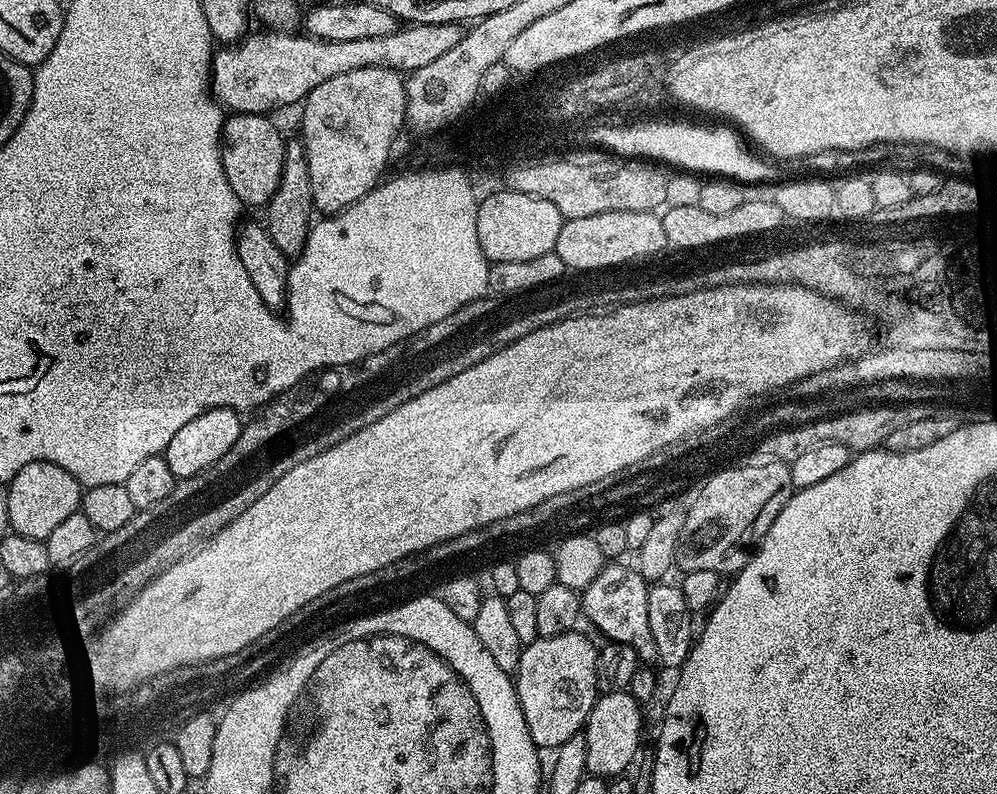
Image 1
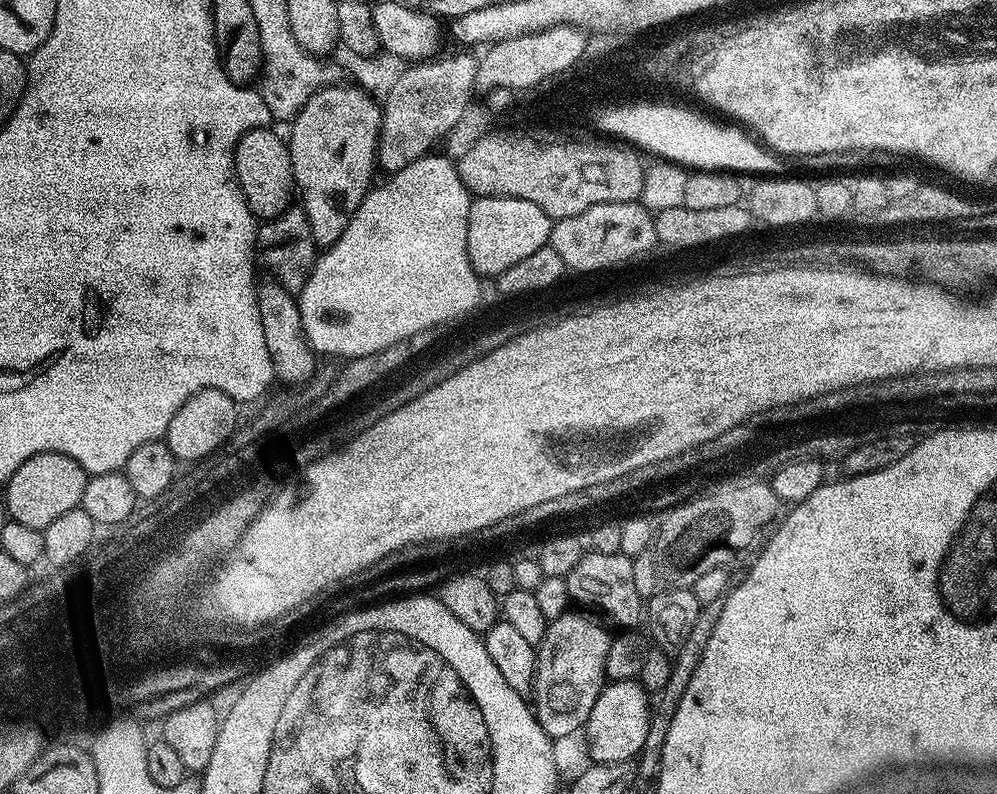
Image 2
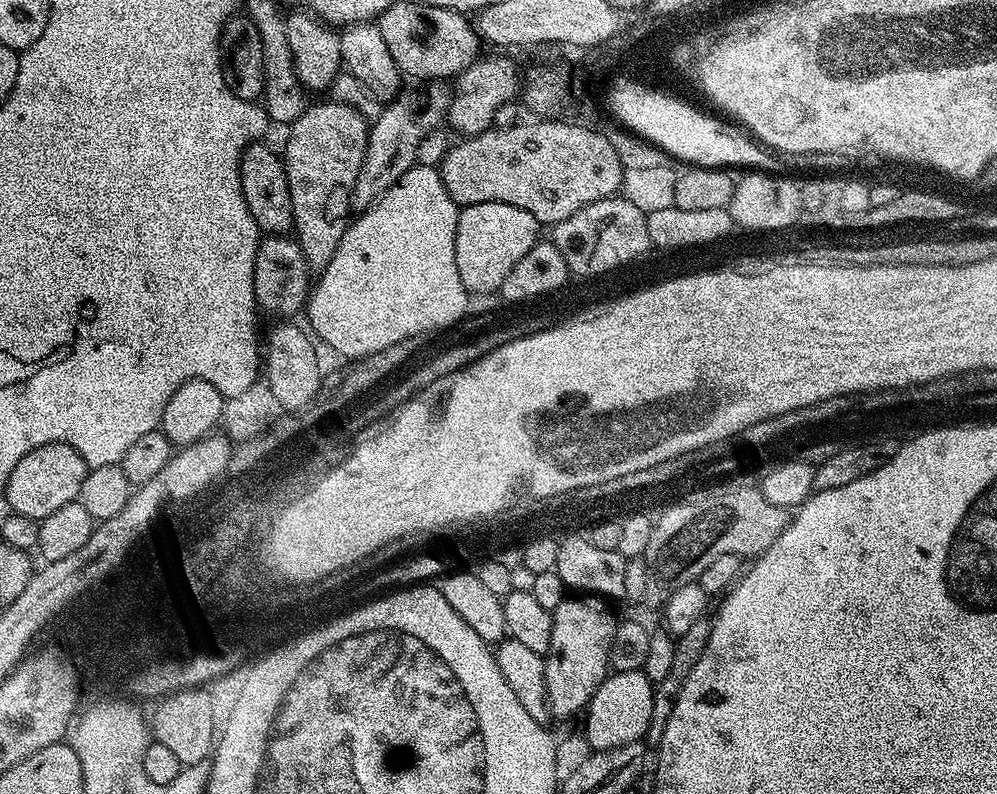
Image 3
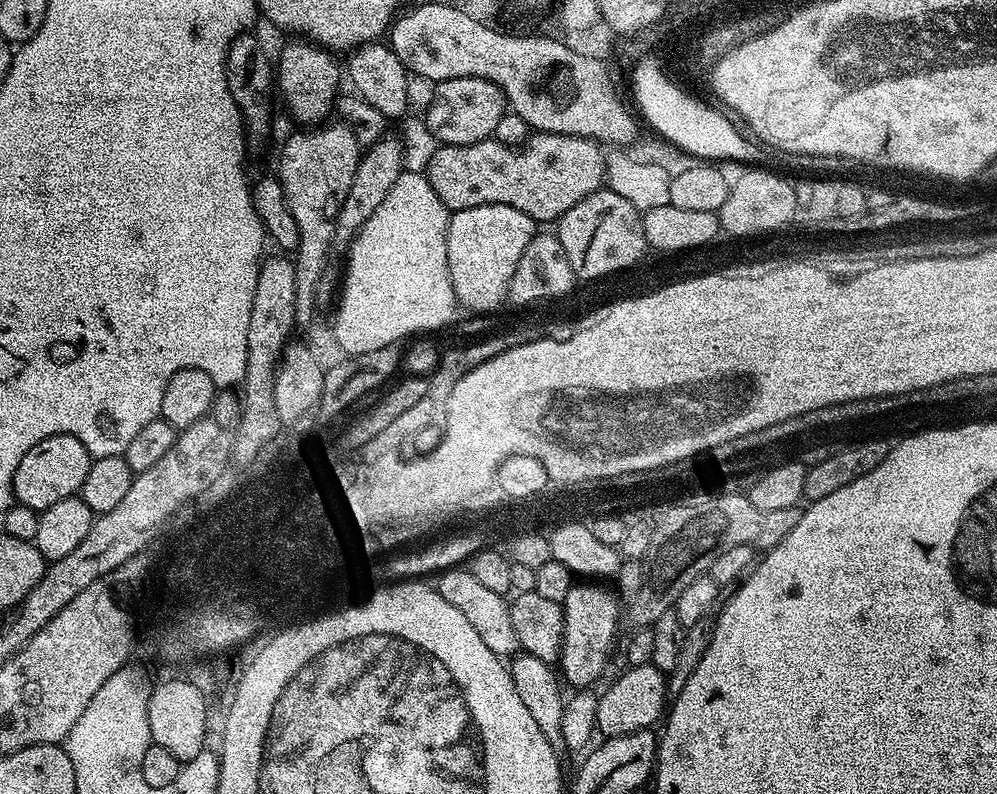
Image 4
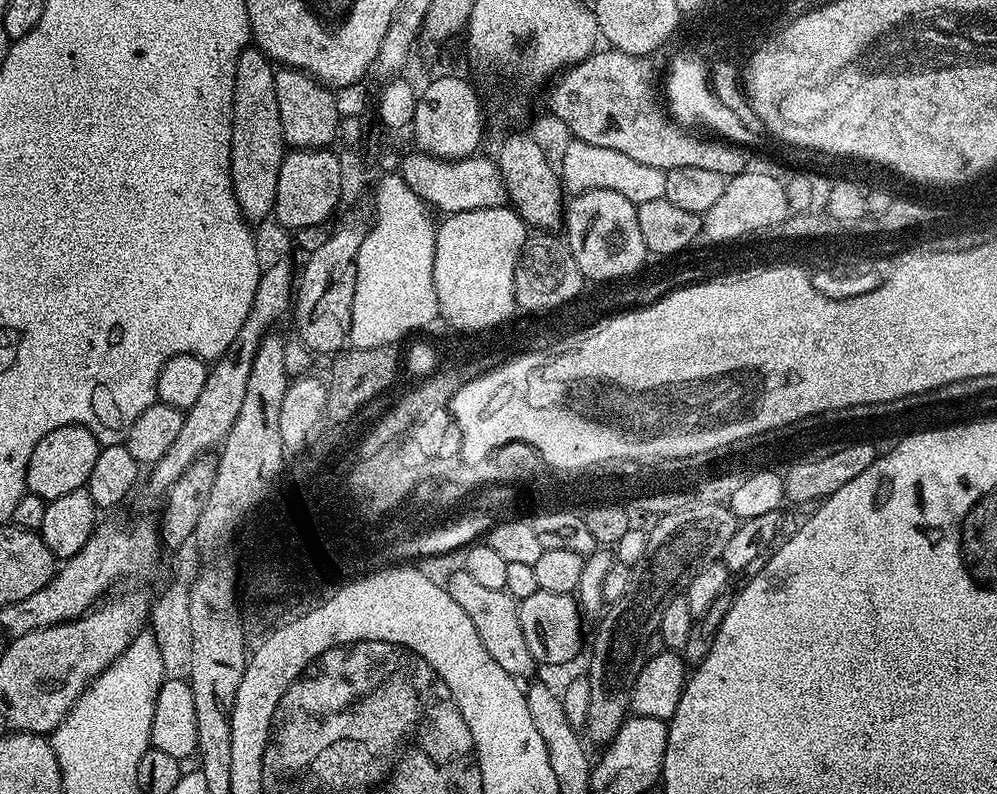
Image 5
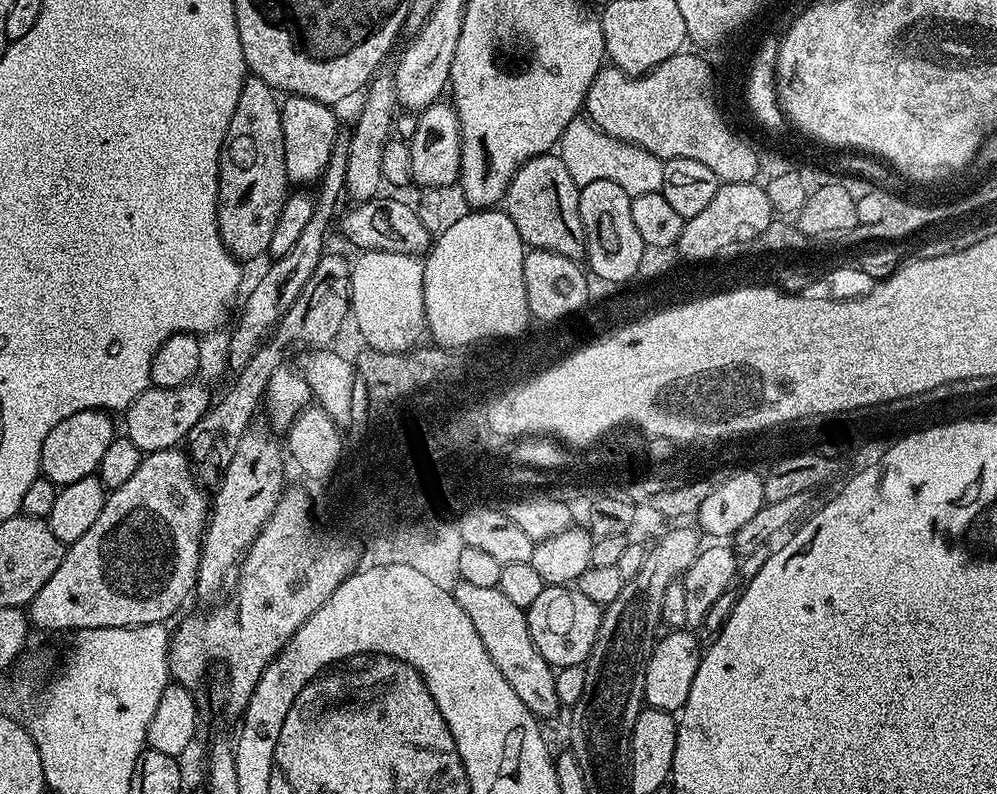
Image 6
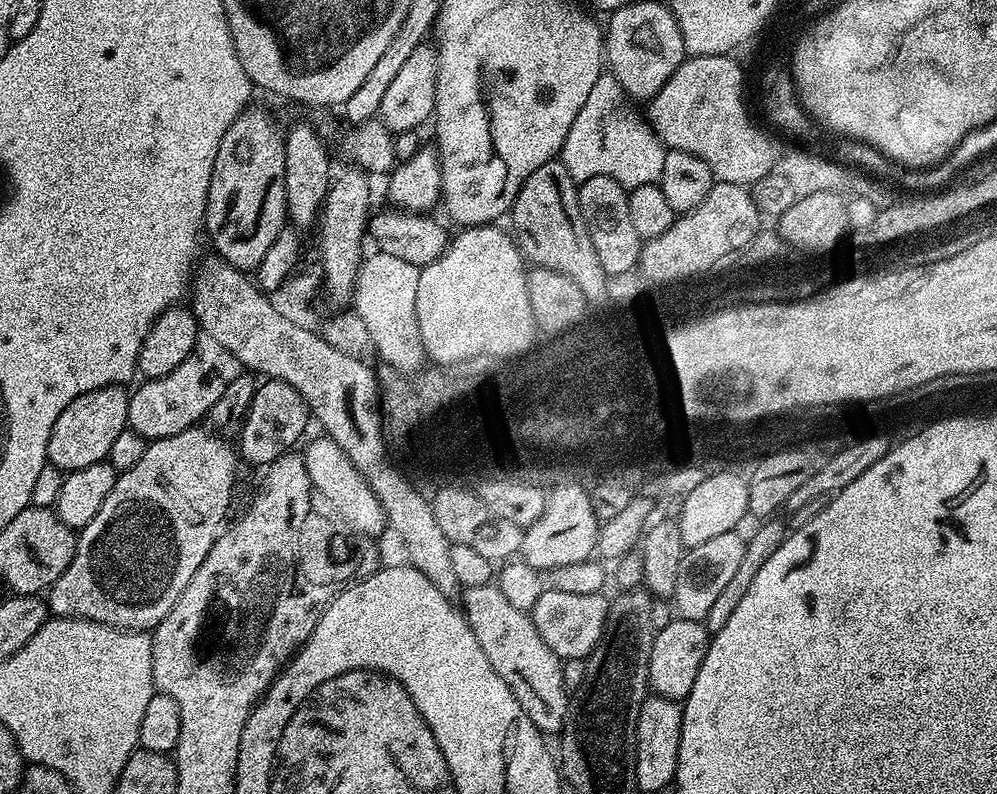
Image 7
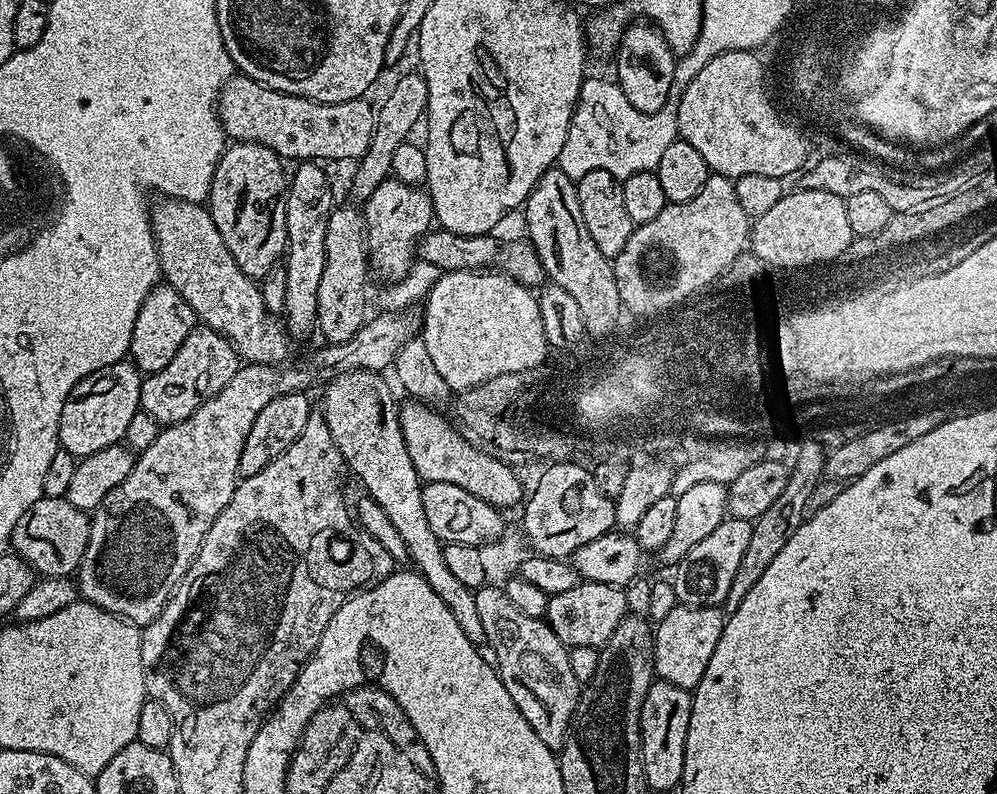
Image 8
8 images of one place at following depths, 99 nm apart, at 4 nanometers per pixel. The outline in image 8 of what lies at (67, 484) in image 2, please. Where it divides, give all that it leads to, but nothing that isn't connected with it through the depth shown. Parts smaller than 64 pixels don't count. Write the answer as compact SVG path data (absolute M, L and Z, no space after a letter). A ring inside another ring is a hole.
M123 359L110 366L102 366L102 370L94 370L94 374L79 380L62 406L60 448L72 456L83 458L98 454L98 450L106 450L106 446L121 443L126 426L130 426L130 418L141 411L141 379L140 369Z

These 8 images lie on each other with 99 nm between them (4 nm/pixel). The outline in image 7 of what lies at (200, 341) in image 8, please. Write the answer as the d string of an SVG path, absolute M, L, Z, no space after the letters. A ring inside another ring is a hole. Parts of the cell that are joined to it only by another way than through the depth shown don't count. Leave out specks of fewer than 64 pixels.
M190 358L162 378L145 379L144 385L128 397L128 427L151 442L182 434L182 430L197 427L208 411L222 398L226 387L225 377L215 376L197 358Z

